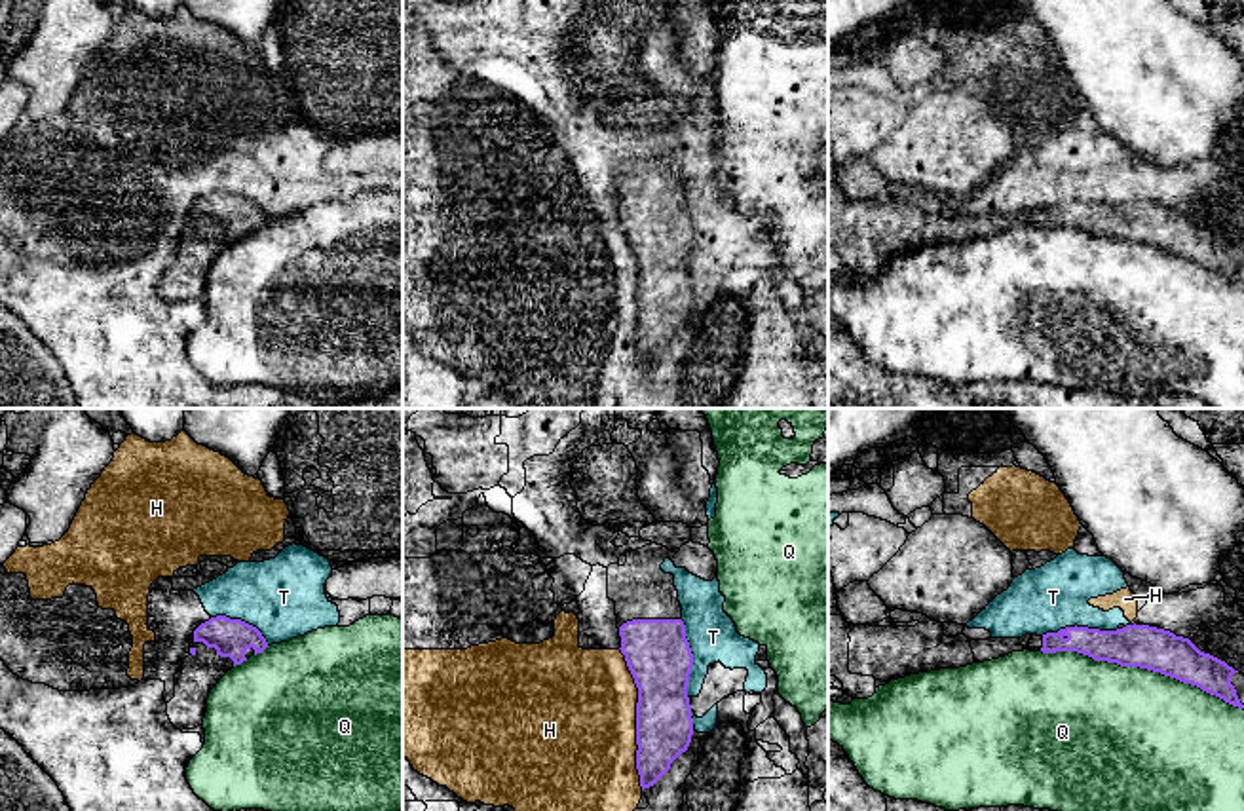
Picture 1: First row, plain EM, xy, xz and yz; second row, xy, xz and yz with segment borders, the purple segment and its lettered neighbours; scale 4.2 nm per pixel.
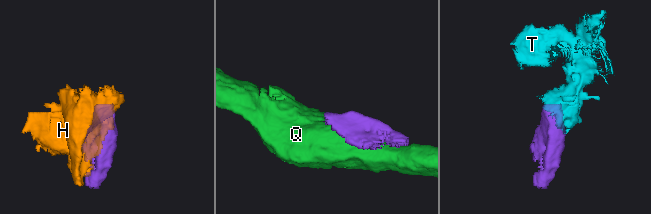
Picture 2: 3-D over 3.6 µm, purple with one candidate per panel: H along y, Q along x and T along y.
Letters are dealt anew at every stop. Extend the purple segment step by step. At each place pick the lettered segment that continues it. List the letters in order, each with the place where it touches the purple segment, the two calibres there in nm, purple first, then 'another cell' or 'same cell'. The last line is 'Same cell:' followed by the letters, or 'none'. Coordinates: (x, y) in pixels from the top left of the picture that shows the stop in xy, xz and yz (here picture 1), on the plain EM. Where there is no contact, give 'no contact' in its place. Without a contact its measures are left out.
H: xz (637, 293) | 260/500 nm | another cell
Q: yz (1142, 242) | 180/500 nm | another cell
T: xz (692, 234) | 280/220 nm | another cell
Same cell: none

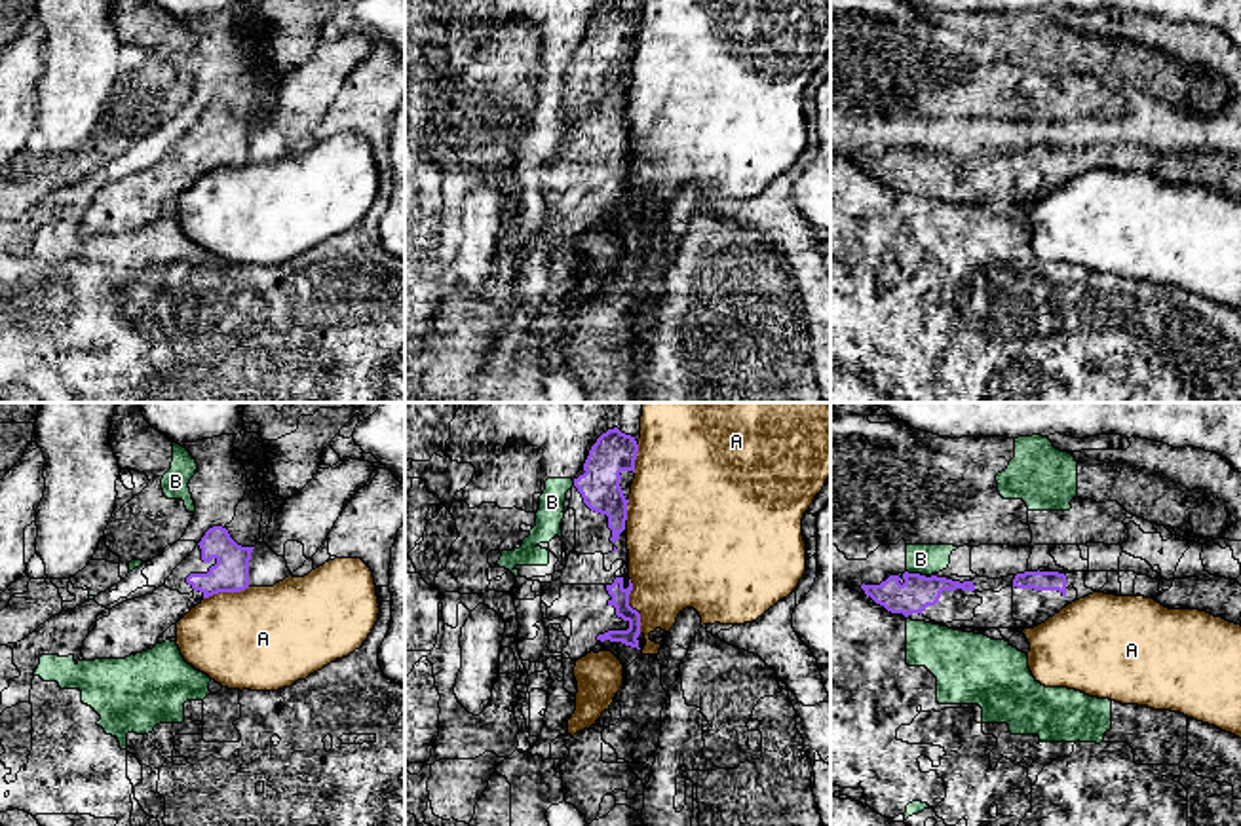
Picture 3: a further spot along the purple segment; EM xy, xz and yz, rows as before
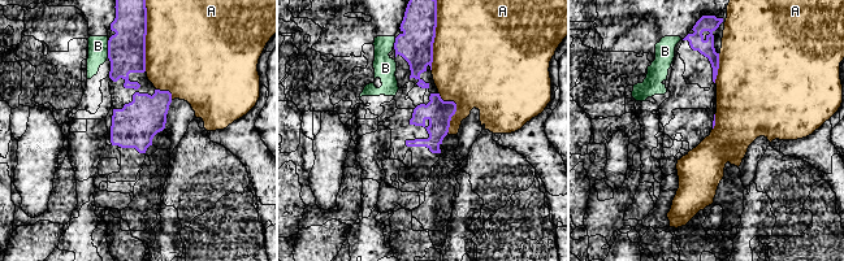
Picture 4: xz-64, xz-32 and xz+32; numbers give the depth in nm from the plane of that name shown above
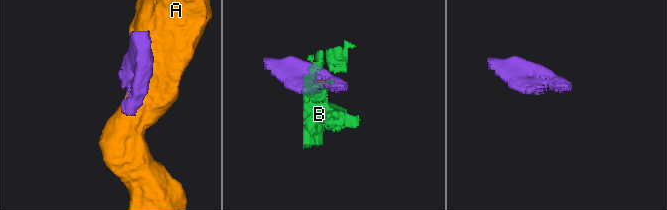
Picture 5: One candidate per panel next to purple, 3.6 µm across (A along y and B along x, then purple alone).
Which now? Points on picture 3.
A: xz (630, 181) | 80/360 nm | another cell
B: yz (913, 149) | 150/130 nm | another cell
Same cell: none

